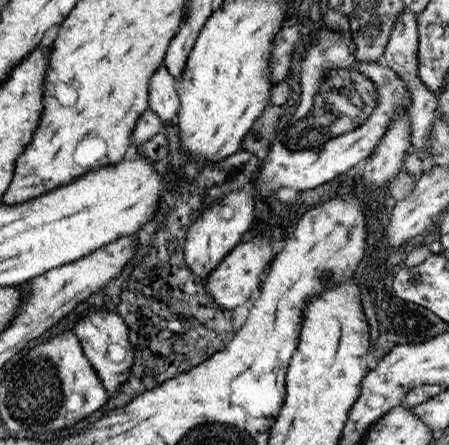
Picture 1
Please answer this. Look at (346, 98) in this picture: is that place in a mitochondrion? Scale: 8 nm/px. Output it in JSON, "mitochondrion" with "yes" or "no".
{"mitochondrion":"yes"}

